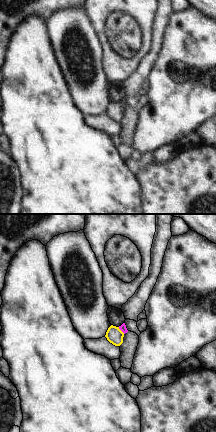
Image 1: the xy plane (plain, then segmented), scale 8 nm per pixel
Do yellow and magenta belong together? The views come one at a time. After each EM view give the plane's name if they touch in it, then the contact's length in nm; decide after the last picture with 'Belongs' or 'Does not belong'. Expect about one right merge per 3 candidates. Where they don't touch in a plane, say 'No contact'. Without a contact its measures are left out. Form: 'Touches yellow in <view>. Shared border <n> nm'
Touches yellow in xy. Shared border 80 nm

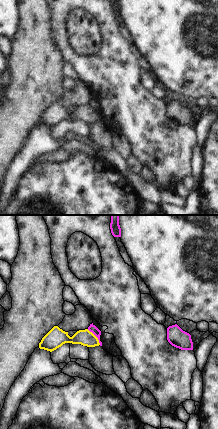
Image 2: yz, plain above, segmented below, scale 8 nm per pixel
Touches yellow in yz. Shared border 170 nm

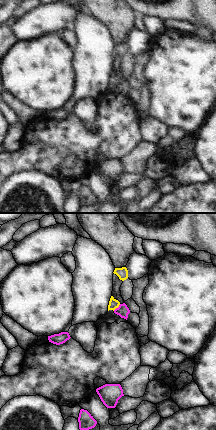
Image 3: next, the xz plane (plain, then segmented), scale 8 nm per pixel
Touches yellow in xz. Shared border 80 nm

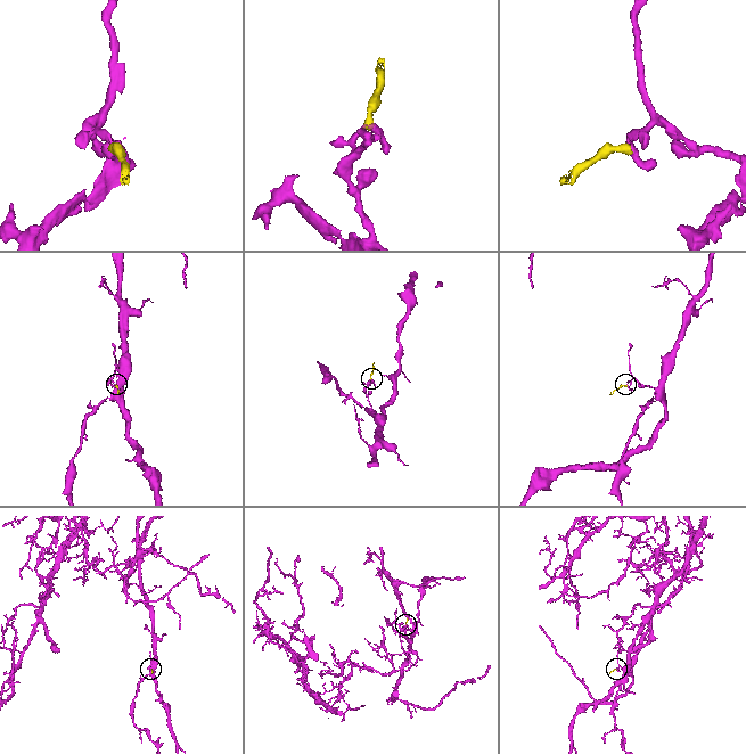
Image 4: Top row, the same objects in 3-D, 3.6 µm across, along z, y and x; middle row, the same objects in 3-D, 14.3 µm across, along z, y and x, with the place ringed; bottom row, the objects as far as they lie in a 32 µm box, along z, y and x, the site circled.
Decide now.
Does not belong

